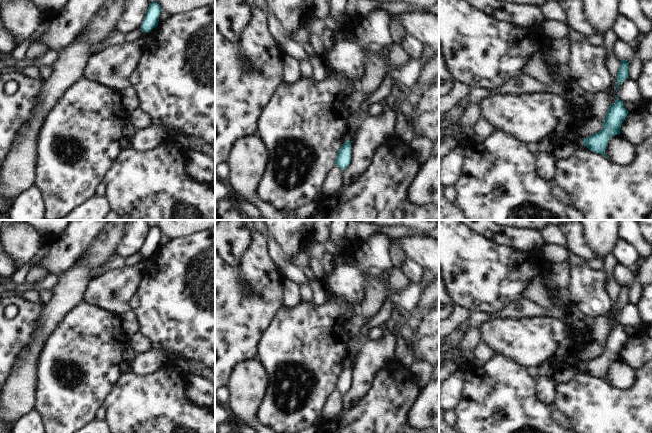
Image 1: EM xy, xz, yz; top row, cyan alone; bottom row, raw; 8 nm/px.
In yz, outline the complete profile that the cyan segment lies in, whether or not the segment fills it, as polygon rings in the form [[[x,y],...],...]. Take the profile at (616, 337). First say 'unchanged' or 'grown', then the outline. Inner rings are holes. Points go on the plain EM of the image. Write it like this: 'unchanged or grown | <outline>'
unchanged | [[[626,284],[620,285],[620,290],[618,292],[618,296],[616,299],[617,308],[614,311],[614,320],[615,320],[616,324],[614,327],[612,327],[609,330],[609,332],[606,336],[605,343],[603,345],[603,349],[602,349],[602,353],[599,356],[592,358],[583,363],[583,368],[585,371],[587,371],[590,375],[592,375],[594,377],[602,378],[605,382],[606,382],[605,373],[606,373],[609,362],[611,360],[620,358],[621,349],[622,349],[623,345],[625,344],[626,340],[628,339],[628,335],[624,332],[623,326],[615,319],[615,315],[616,315],[617,311],[626,302],[628,302],[628,288],[629,287]]]

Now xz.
unchanged | [[[347,364],[337,376],[335,383],[335,389],[337,389],[342,395],[351,386],[351,365]]]

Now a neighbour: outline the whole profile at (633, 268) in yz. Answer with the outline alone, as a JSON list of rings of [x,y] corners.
[[[638,256],[638,258],[635,260],[635,262],[632,265],[627,266],[628,270],[634,275],[636,275],[643,261],[644,261],[644,258],[642,256]]]

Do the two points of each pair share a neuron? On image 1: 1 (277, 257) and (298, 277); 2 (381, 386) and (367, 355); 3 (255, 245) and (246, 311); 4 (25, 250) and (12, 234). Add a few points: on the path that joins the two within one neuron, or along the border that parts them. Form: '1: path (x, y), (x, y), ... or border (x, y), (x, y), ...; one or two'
1: path (282, 262), (293, 272); one
2: border (385, 363), (375, 373), (369, 389), (364, 394); two
3: path (256, 263), (256, 269), (265, 280), (264, 299); one
4: path (24, 246), (16, 238); one

